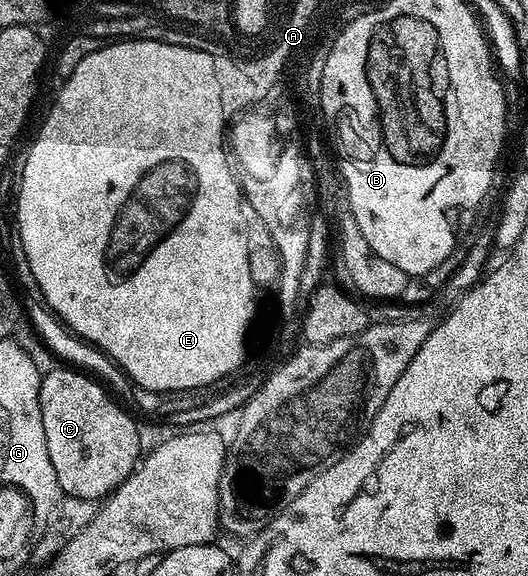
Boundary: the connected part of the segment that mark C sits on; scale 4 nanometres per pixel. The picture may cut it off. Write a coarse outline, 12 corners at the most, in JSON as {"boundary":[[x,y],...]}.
{"boundary":[[95,377],[40,379],[67,497],[103,500],[140,461],[140,430]]}

